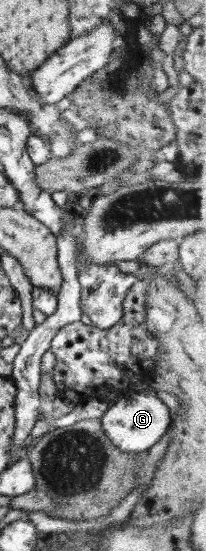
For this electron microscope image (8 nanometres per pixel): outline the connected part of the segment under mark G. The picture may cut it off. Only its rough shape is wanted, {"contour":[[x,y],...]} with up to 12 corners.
{"contour":[[154,389],[123,392],[100,417],[121,452],[151,448],[170,426]]}

